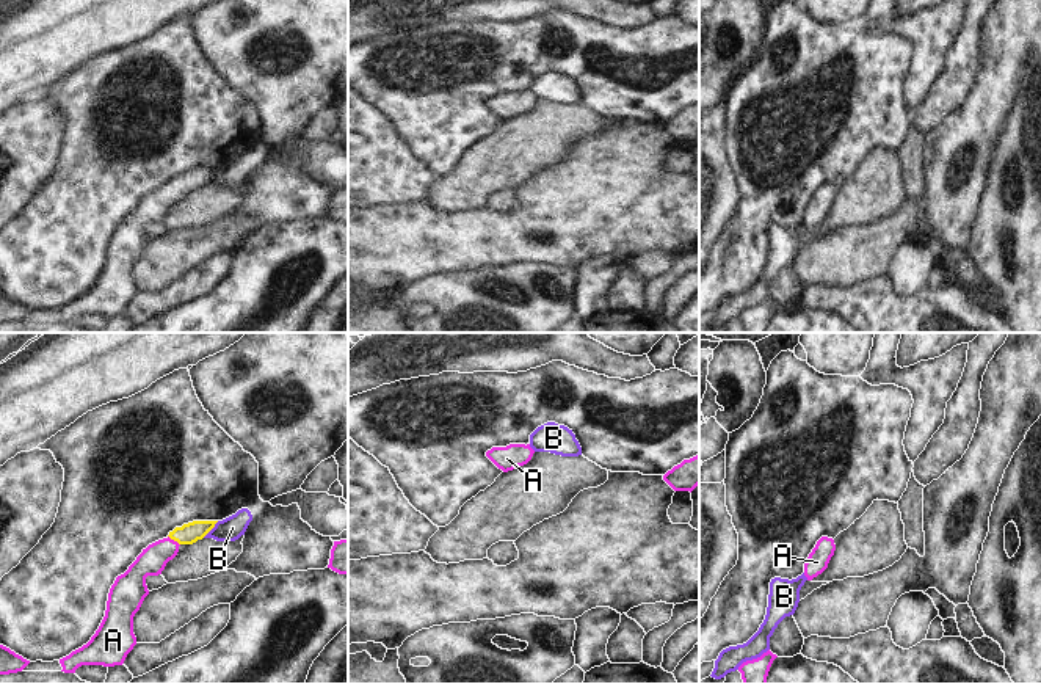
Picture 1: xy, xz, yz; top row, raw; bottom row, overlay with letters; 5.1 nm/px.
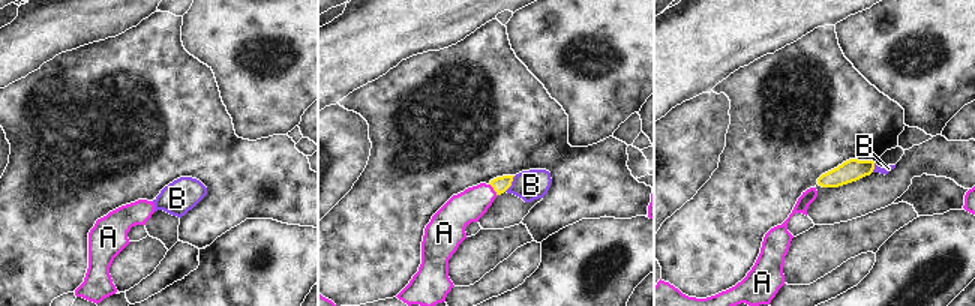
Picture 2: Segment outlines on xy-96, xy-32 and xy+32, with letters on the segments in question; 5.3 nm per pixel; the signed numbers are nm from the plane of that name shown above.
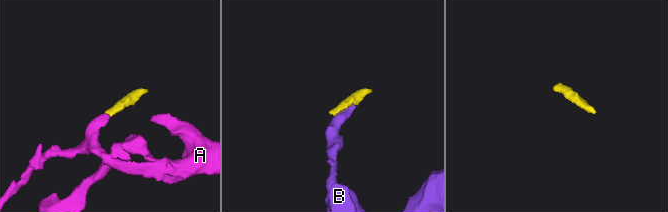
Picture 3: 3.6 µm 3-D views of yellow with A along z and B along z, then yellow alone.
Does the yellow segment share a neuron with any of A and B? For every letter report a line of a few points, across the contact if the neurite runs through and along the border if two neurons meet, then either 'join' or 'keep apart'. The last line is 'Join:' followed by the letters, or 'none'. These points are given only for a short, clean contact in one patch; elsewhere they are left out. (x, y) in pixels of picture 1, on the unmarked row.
A: line xy (188, 182), (174, 189), (151, 211); join
B: line xy (218, 170), (203, 185); keep apart
Join: A

